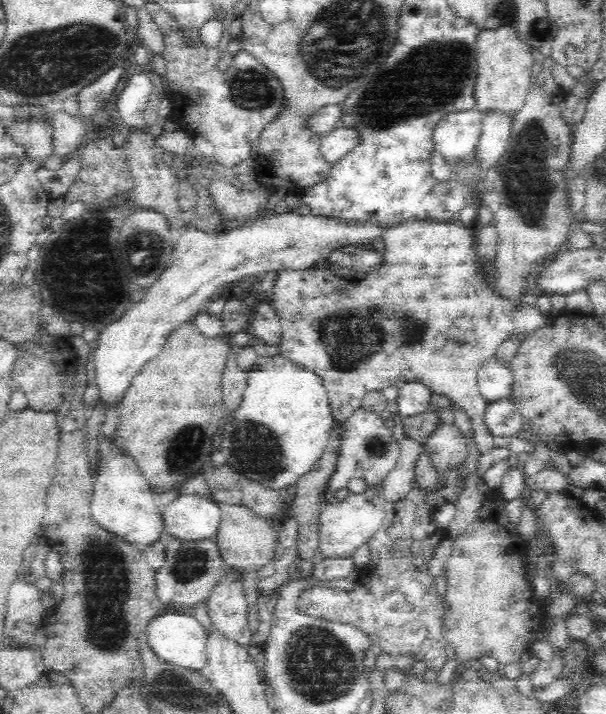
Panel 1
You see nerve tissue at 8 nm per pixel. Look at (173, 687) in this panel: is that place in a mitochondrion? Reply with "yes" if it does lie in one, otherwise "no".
yes

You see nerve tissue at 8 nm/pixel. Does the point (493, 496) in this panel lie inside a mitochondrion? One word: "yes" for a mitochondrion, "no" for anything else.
no

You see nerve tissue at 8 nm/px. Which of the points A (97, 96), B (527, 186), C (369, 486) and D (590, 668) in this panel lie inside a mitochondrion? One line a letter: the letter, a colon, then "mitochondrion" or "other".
A: mitochondrion
B: mitochondrion
C: other
D: other

